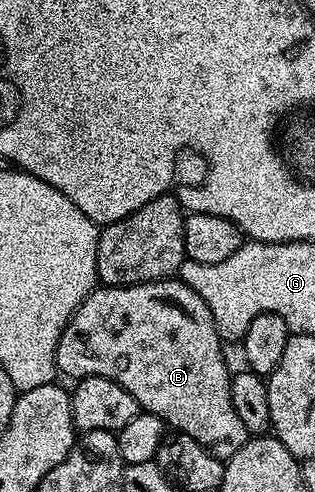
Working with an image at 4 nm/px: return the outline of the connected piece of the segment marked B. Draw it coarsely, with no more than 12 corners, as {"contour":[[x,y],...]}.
{"contour":[[172,276],[100,285],[55,364],[208,448],[249,435],[224,343]]}

